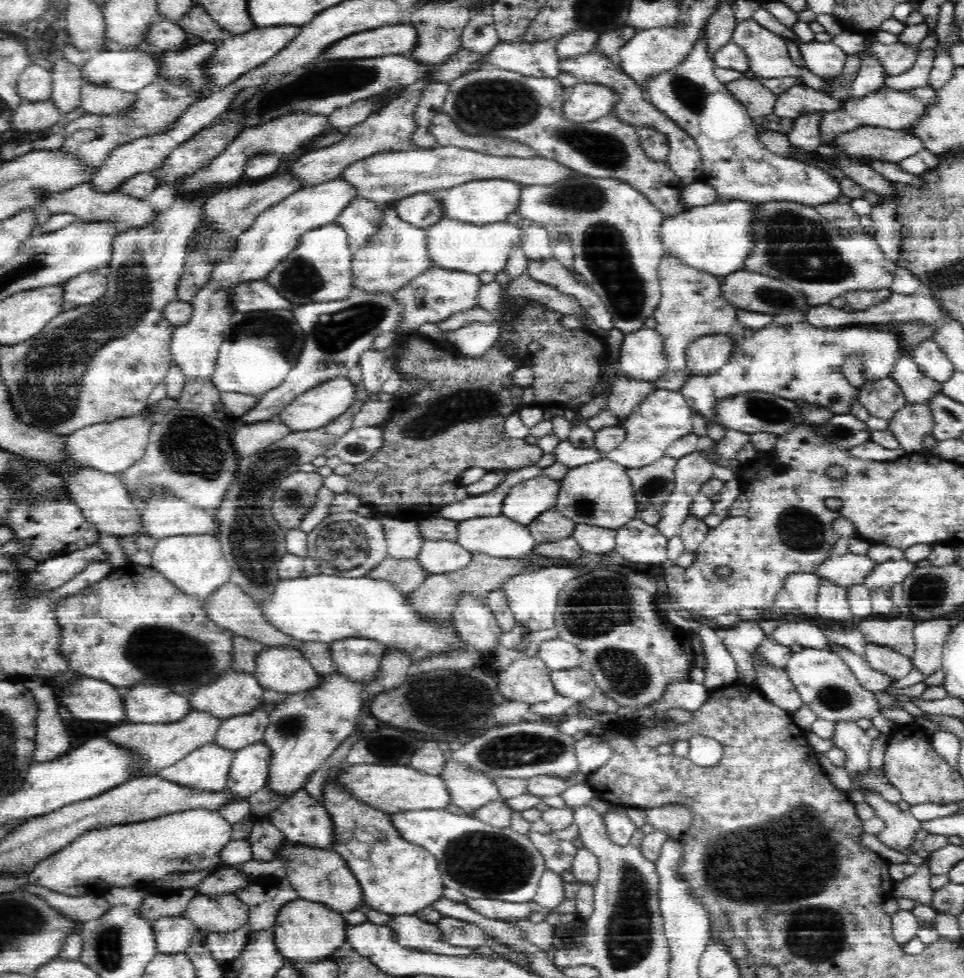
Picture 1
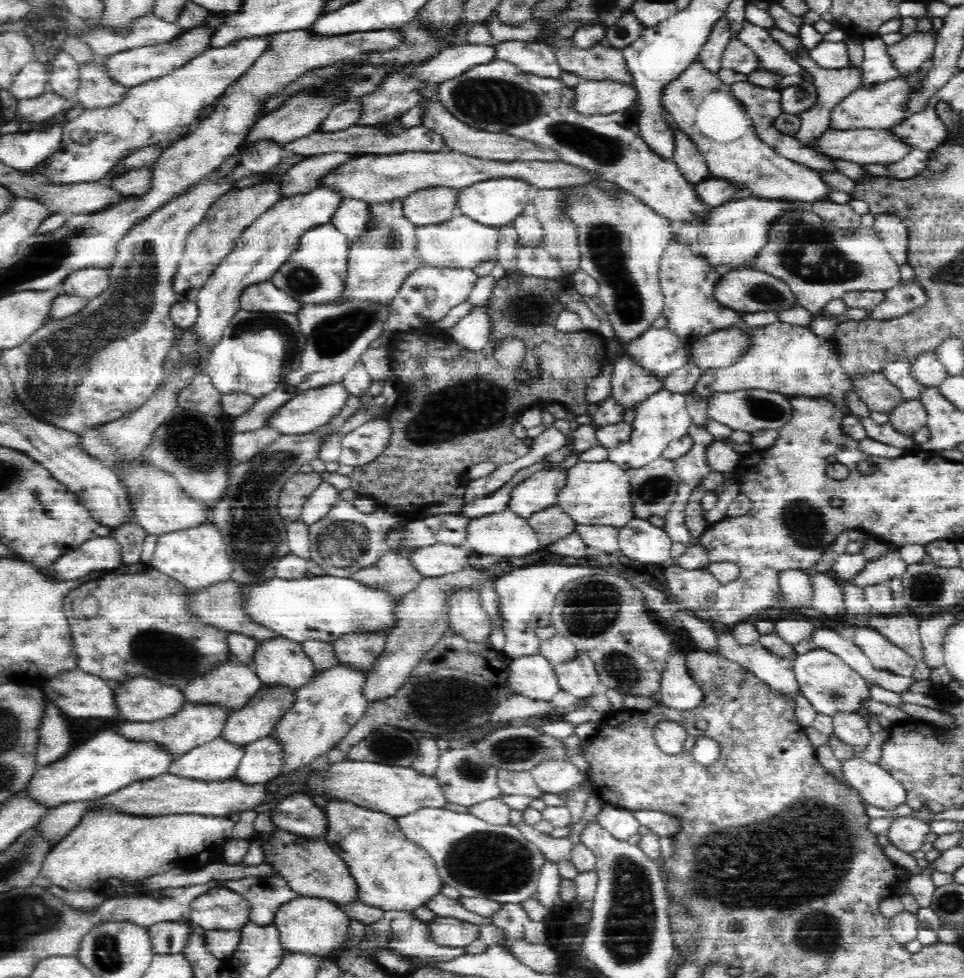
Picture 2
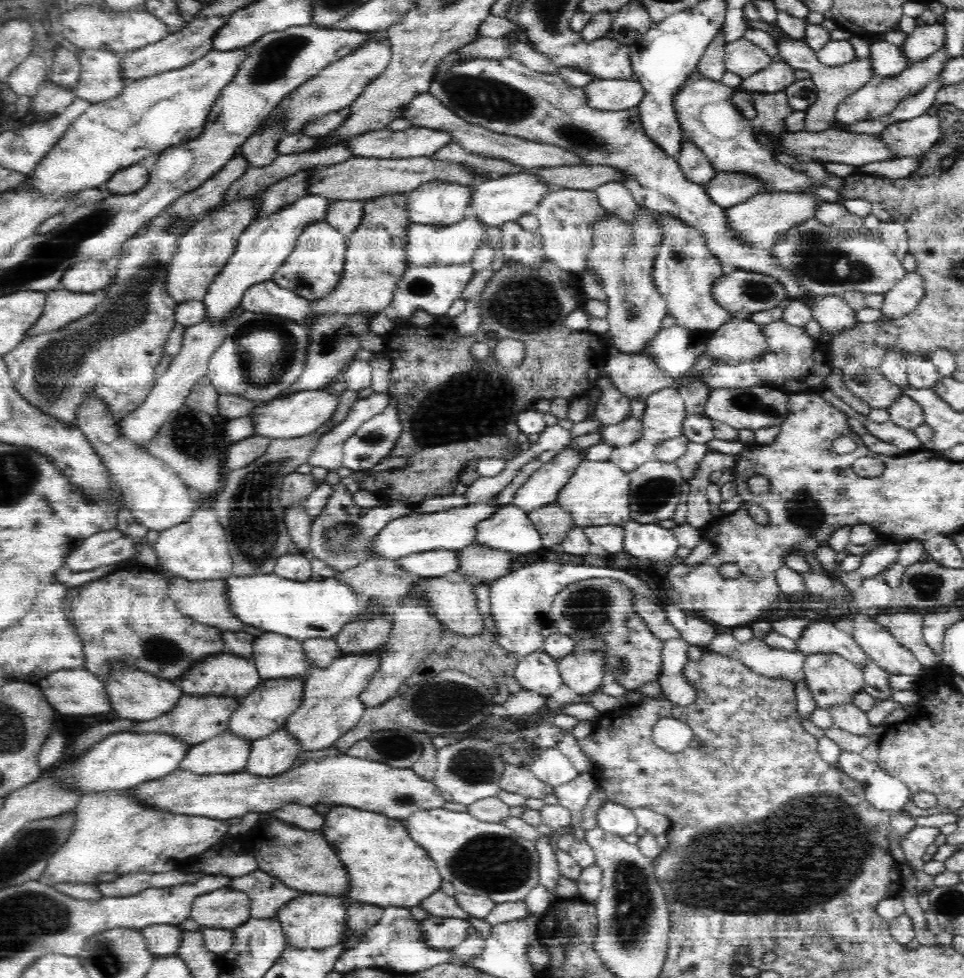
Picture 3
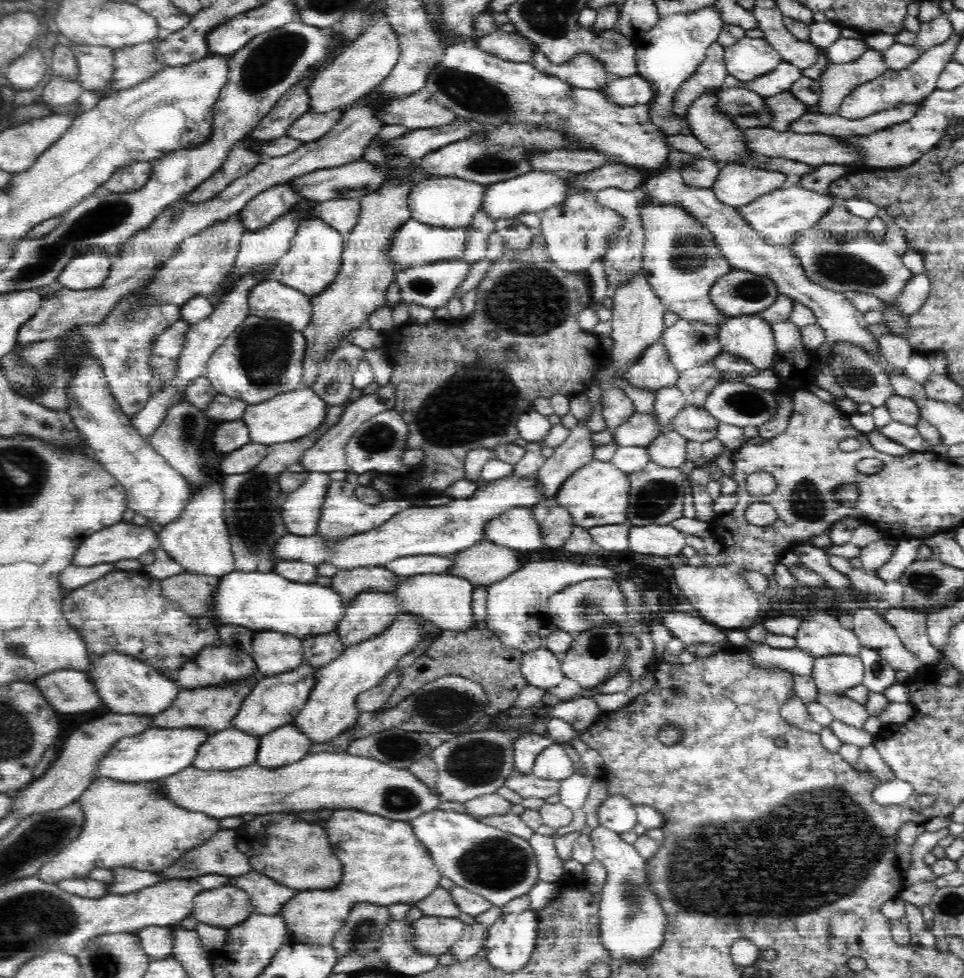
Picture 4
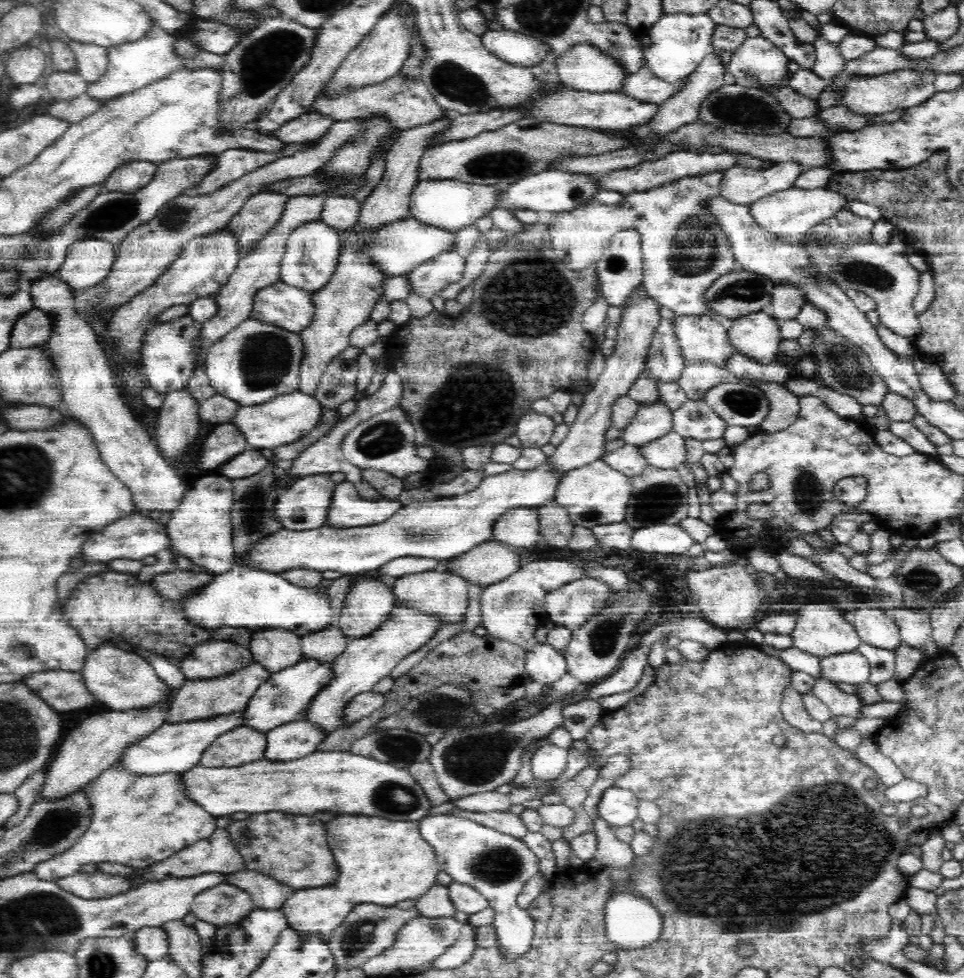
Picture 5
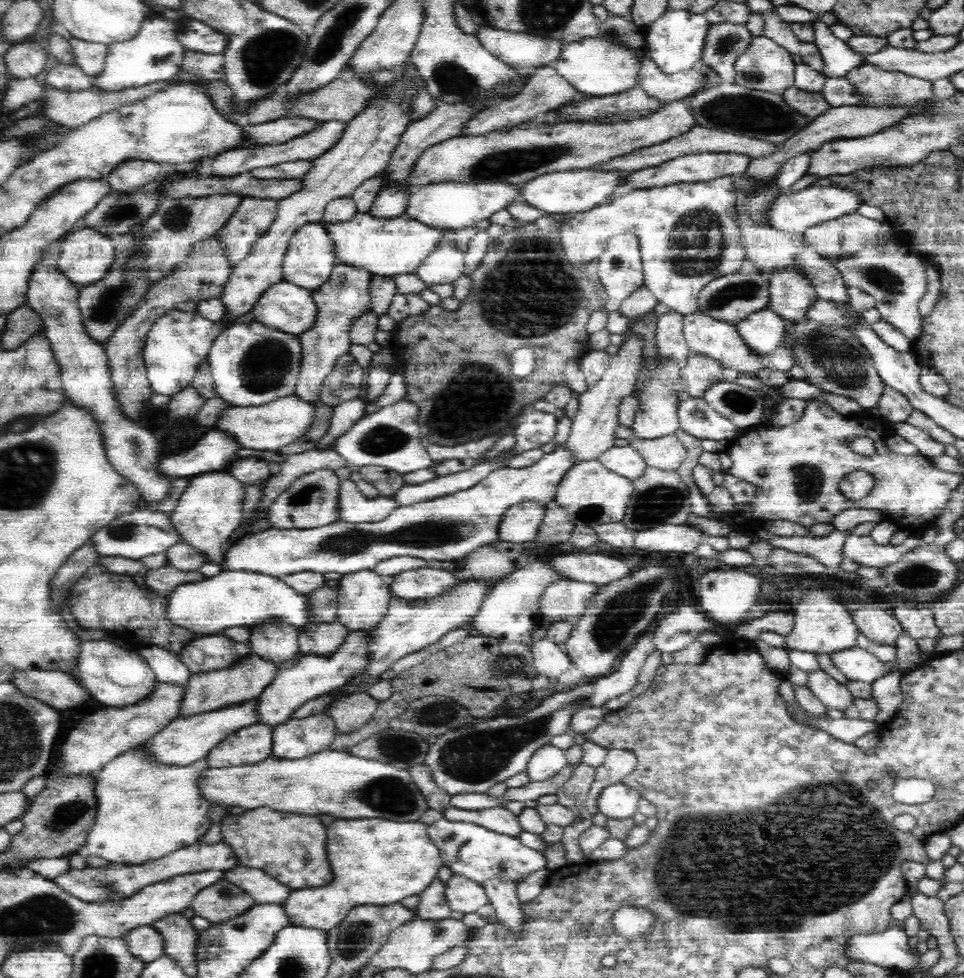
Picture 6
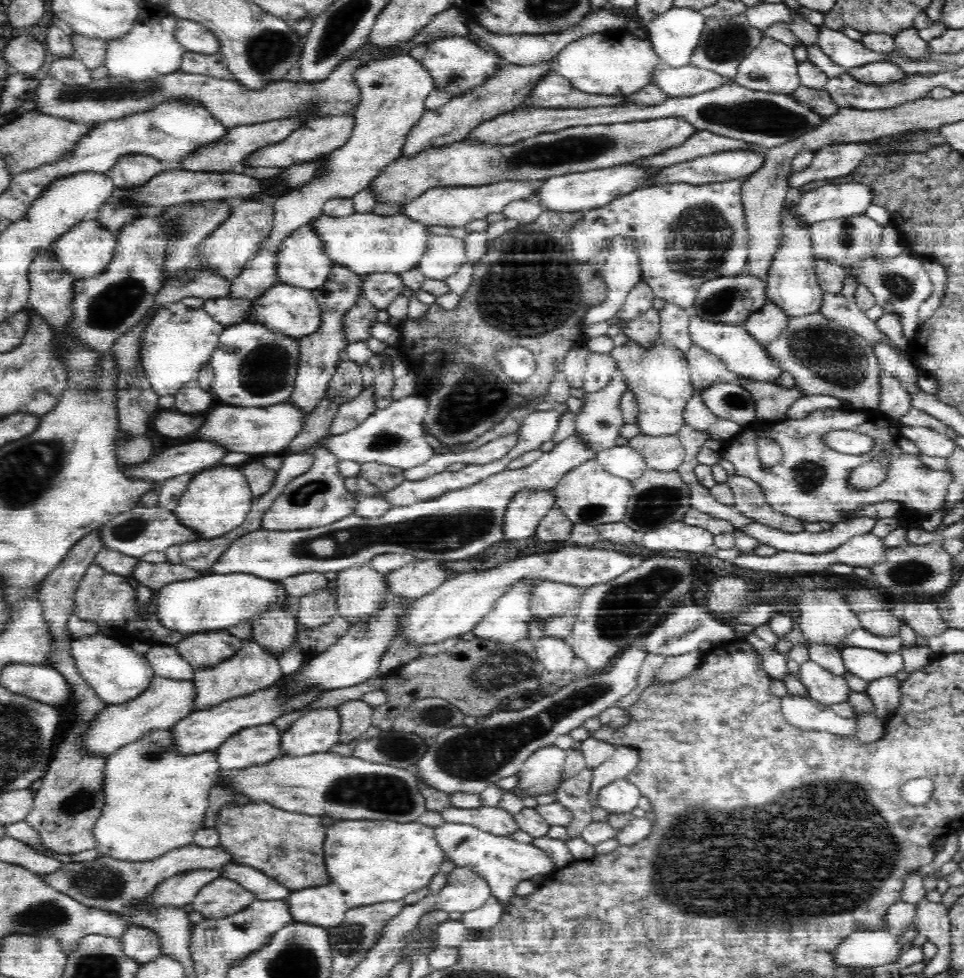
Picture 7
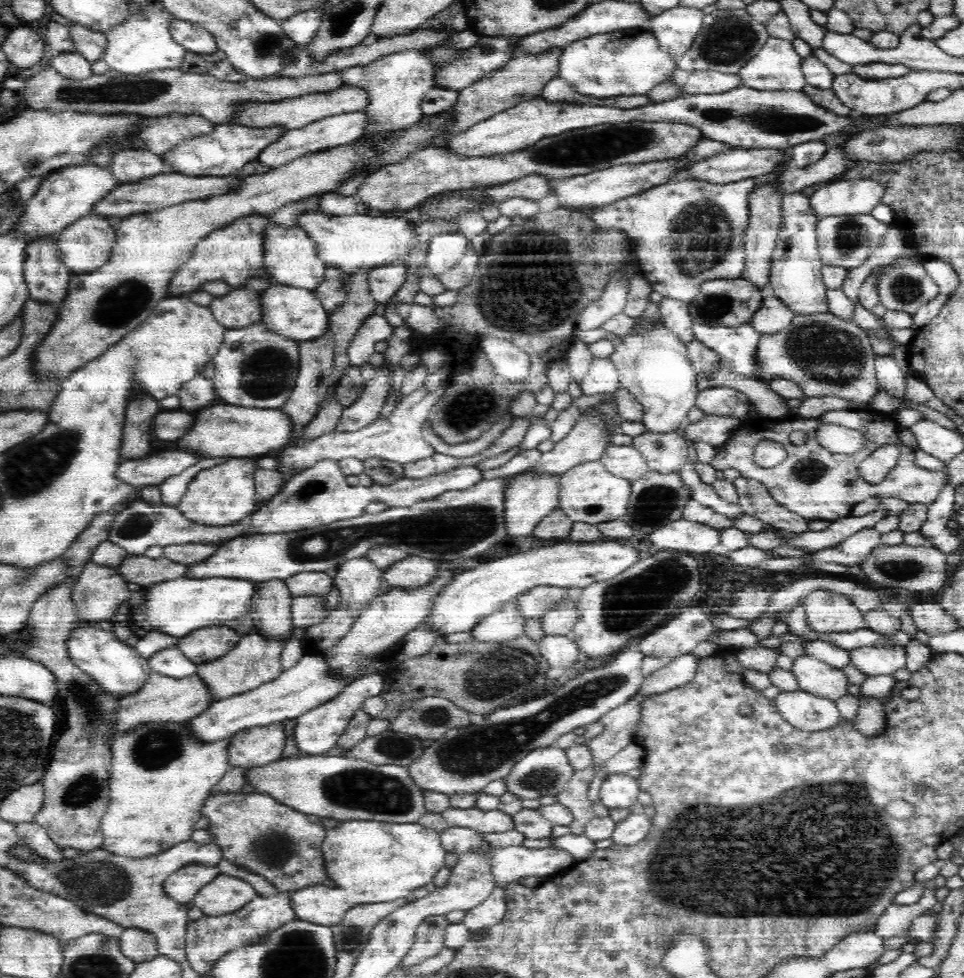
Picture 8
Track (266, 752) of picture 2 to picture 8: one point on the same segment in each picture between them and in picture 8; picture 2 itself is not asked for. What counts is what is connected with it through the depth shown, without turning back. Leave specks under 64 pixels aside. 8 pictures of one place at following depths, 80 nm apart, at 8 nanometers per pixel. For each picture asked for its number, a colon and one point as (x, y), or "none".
3: (274, 753)
4: (285, 745)
5: (291, 741)
6: (297, 738)
7: (316, 731)
8: (316, 731)

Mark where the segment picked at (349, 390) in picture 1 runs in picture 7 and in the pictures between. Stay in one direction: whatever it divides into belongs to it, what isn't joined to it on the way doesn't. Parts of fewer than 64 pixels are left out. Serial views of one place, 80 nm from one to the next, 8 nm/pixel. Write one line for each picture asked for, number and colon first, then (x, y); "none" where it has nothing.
2: (307, 411)
3: (300, 413)
4: (290, 416)
5: (284, 419)
6: (272, 426)
7: (257, 431)

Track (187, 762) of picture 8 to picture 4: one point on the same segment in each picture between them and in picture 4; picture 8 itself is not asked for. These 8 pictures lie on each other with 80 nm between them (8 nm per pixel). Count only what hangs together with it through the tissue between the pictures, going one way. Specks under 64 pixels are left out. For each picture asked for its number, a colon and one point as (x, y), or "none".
4: (134, 825)
5: (139, 819)
6: (146, 810)
7: (156, 797)

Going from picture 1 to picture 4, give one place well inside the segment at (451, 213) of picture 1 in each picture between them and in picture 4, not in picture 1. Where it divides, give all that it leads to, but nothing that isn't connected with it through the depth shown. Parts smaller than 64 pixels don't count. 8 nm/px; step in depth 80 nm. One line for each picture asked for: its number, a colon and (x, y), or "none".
2: (495, 202)
3: (494, 201)
4: (534, 191)

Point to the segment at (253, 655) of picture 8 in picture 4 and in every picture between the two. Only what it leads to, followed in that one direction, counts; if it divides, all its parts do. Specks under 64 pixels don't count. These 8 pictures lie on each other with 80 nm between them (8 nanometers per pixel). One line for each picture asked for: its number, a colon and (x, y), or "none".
4: (213, 707)
5: (206, 696)
6: (205, 691)
7: (251, 667)

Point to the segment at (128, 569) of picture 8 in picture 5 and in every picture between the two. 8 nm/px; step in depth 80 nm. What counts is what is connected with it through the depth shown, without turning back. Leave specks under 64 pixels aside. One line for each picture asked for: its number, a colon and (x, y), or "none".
5: (174, 585)
6: (162, 580)
7: (154, 575)

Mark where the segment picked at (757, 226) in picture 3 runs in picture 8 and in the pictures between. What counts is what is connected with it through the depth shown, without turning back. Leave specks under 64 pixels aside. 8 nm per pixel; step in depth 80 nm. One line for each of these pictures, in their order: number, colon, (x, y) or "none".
4: (780, 216)
5: (790, 213)
6: (794, 212)
7: (831, 201)
8: (846, 197)

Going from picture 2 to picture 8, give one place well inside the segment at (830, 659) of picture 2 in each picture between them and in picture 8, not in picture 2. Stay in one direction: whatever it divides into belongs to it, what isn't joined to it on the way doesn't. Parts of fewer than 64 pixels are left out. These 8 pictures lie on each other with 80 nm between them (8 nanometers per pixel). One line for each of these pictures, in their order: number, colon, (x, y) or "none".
3: (833, 680)
4: (832, 674)
5: (851, 667)
6: (855, 663)
7: (867, 664)
8: (884, 659)

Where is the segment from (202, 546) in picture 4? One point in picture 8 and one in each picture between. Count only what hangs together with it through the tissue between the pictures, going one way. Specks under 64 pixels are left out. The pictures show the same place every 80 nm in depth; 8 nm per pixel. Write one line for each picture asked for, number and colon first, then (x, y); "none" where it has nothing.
5: (201, 529)
6: (210, 509)
7: (218, 499)
8: (224, 494)

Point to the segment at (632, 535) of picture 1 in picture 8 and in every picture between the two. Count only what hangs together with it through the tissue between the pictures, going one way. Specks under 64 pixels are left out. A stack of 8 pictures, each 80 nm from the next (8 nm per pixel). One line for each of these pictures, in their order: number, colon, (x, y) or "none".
2: (638, 539)
3: (653, 541)
4: (659, 540)
5: (667, 539)
6: (665, 537)
7: (677, 535)
8: (682, 534)

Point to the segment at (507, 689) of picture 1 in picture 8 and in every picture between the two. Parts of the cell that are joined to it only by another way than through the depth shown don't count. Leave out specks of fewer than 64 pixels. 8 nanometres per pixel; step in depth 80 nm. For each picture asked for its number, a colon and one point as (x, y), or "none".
2: (532, 676)
3: (537, 672)
4: (541, 668)
5: (546, 664)
6: (550, 659)
7: (555, 653)
8: (560, 651)

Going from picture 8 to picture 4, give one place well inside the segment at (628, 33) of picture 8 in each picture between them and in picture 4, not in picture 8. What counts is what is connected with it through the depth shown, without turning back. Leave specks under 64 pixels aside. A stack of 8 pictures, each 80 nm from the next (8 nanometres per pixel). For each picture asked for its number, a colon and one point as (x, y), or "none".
4: (584, 71)
5: (585, 67)
6: (597, 67)
7: (614, 61)

